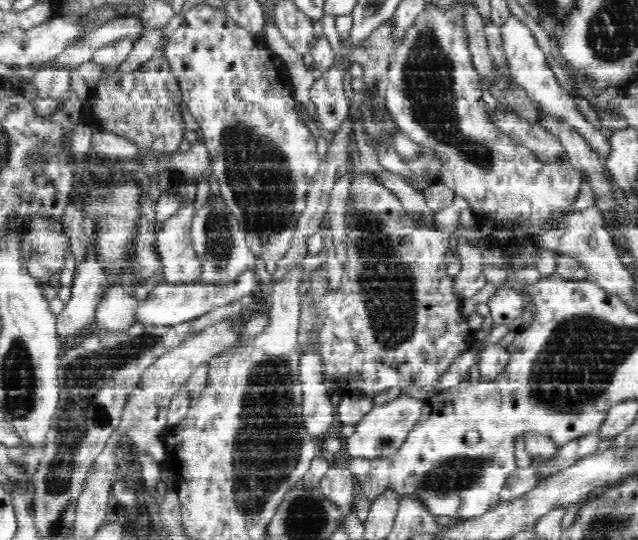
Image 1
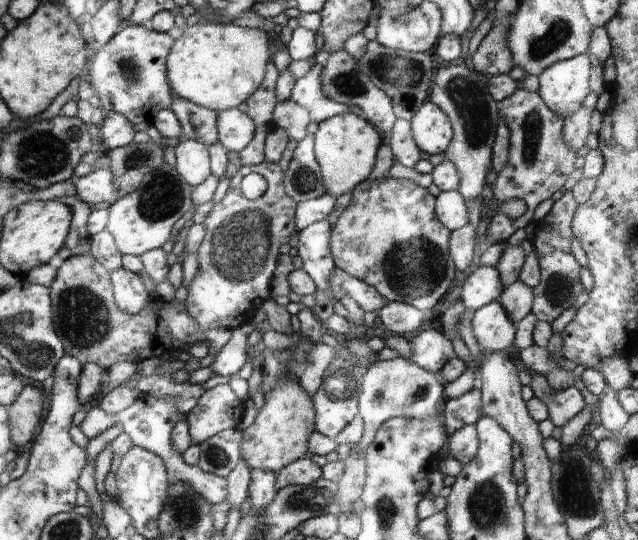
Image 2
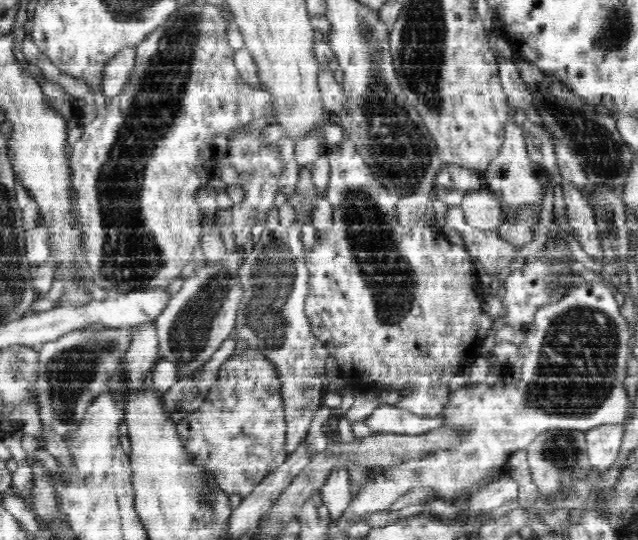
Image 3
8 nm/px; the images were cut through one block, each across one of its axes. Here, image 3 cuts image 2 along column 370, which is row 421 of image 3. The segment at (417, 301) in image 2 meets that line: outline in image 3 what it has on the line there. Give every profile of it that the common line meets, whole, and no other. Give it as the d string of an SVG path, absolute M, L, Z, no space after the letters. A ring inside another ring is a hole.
M247 348L241 353L234 353L222 363L217 381L210 387L206 400L177 425L180 436L184 436L183 444L188 444L187 451L192 452L191 456L196 456L195 464L204 464L203 468L208 468L207 472L216 476L216 484L220 484L224 492L240 494L242 498L250 496L252 490L286 460L284 444L287 424L280 388L276 367L268 362L262 351Z

